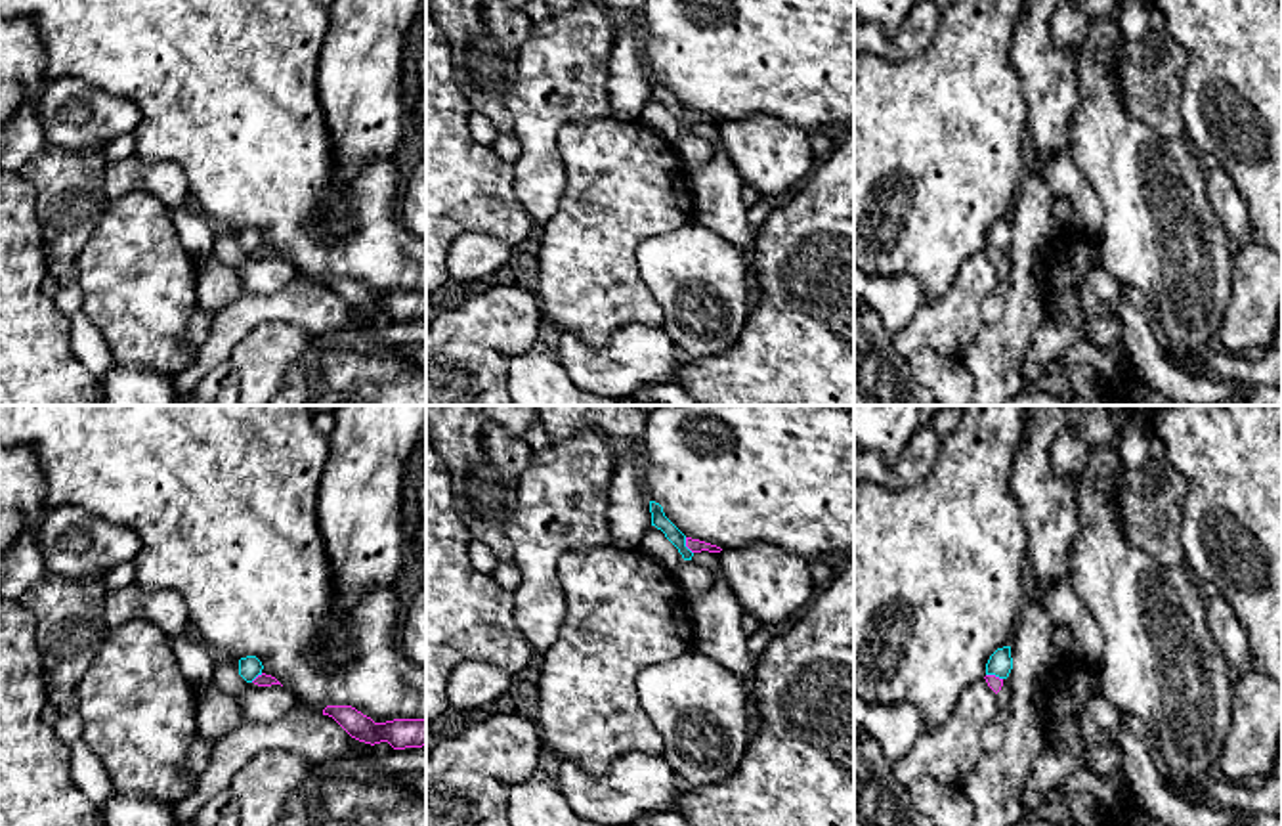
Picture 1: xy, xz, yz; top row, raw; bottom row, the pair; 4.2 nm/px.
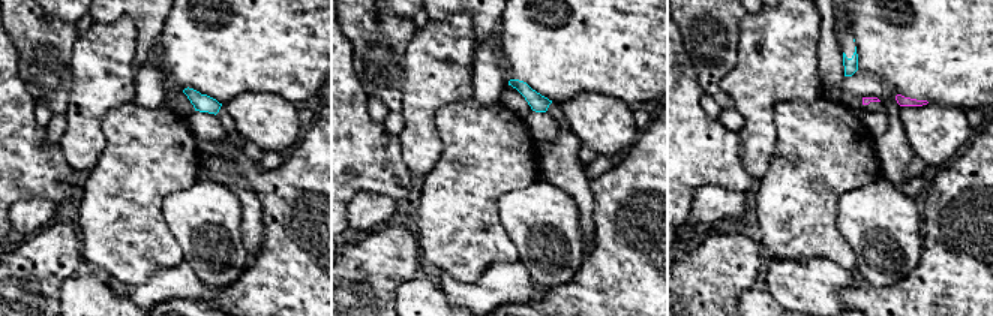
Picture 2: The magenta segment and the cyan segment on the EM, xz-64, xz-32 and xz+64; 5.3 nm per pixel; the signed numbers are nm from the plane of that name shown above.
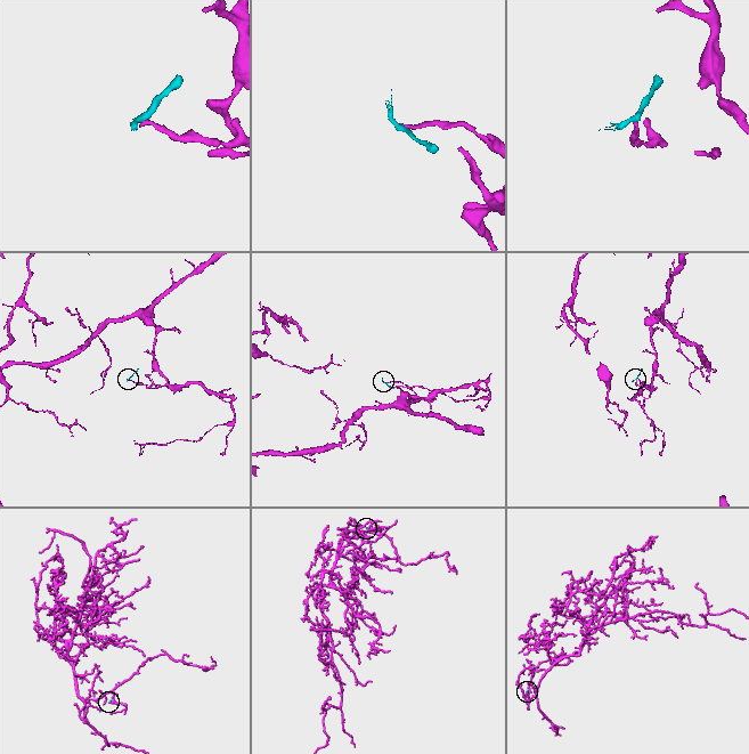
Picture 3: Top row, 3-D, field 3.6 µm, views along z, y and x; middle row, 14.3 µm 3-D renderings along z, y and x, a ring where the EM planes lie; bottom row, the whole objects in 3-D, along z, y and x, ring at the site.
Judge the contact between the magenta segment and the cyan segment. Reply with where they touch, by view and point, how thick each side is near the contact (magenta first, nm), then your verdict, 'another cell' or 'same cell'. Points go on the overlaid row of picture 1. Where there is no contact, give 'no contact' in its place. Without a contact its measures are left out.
contact yz (994, 675); calibres 60 and 110 nm; another cell

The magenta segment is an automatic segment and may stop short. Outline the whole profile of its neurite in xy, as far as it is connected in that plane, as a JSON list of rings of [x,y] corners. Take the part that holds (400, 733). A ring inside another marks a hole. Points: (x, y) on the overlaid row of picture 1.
[[[327,706],[323,715],[332,717],[352,738],[371,746],[380,742],[388,742],[394,750],[426,746],[424,719],[374,723],[352,706]]]

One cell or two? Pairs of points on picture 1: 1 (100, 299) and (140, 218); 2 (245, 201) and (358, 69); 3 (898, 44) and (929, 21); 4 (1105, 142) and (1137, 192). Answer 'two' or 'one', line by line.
1: one
2: two
3: one
4: one

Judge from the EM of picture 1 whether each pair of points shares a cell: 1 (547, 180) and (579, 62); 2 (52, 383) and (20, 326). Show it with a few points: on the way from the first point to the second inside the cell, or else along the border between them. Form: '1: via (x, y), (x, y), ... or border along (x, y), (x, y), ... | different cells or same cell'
1: via (543, 152), (543, 109), (558, 90) | same cell
2: via (39, 369), (20, 350), (20, 339) | same cell

